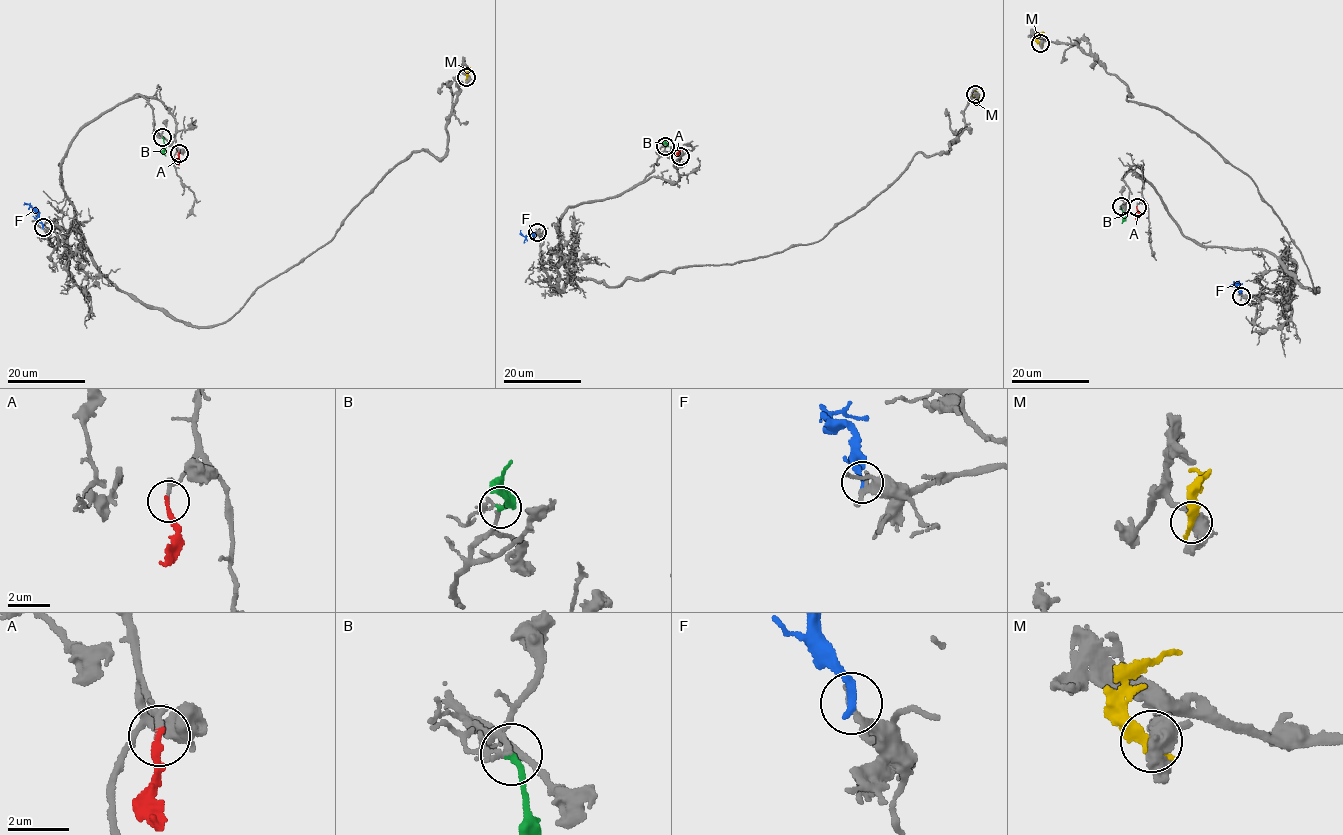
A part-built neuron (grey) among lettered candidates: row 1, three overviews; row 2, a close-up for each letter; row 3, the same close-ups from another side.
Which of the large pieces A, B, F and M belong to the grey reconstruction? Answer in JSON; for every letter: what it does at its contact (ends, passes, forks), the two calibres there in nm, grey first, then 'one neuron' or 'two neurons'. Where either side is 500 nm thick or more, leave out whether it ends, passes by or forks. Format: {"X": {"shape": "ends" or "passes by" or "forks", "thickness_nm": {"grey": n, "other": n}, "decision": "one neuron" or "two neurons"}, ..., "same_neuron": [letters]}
{"A": {"shape": "ends", "thickness_nm": {"grey": 120, "other": 220}, "decision": "one neuron"}, "B": {"shape": "ends", "thickness_nm": {"grey": 100, "other": 200}, "decision": "one neuron"}, "F": {"shape": "ends", "thickness_nm": {"grey": 220, "other": 240}, "decision": "two neurons"}, "M": {"shape": "ends", "thickness_nm": {"grey": 400, "other": 440}, "decision": "two neurons"}, "same_neuron": ["A", "B"]}

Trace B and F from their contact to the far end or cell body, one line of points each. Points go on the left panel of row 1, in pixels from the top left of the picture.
B: (162, 137), (165, 155)
F: (43, 227), (39, 215), (25, 204)

